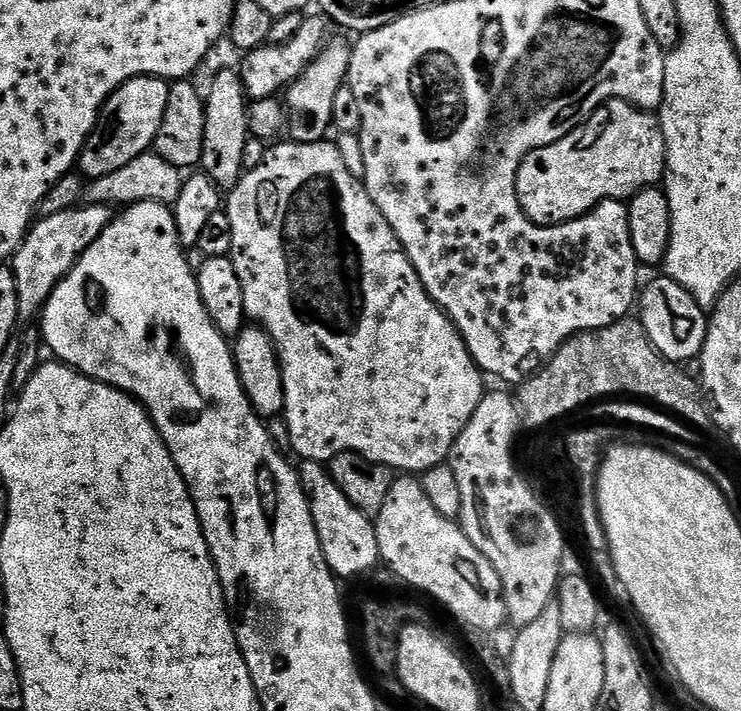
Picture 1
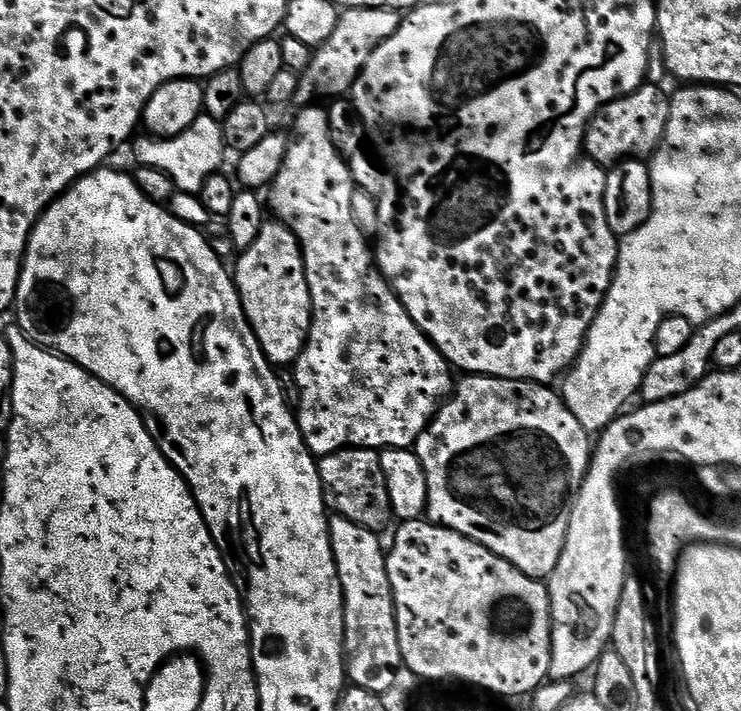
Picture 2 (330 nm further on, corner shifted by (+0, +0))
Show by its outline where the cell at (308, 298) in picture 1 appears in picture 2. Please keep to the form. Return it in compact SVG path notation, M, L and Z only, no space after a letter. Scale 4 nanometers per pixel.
M304 106L299 111L296 121L292 124L286 158L282 162L282 170L278 170L274 182L270 185L270 191L267 193L269 196L266 196L266 200L270 205L271 215L280 223L286 225L298 238L300 249L304 255L306 282L310 286L310 294L312 295L312 330L308 338L308 344L304 347L302 354L294 365L297 386L301 394L298 419L302 430L302 438L309 450L312 451L313 456L317 458L329 456L343 448L374 448L377 450L412 448L417 438L428 429L428 424L436 417L440 407L444 405L444 401L452 395L454 391L453 369L448 361L444 359L444 355L432 345L432 341L429 340L426 333L416 325L414 318L410 318L410 314L402 306L402 302L396 297L392 287L388 285L387 280L374 267L373 245L354 218L354 210L352 209L354 185L352 175L348 169L348 161L337 152L334 146L327 111L320 106Z

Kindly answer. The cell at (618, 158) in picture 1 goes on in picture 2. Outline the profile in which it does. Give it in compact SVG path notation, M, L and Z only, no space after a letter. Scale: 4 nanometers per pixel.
M647 82L640 85L638 90L634 90L628 96L619 96L617 100L611 100L605 104L599 112L593 116L588 124L588 131L584 134L583 151L587 159L596 161L601 166L611 166L621 160L629 158L648 158L659 148L660 143L664 140L666 126L670 118L670 99L669 93L663 87Z

